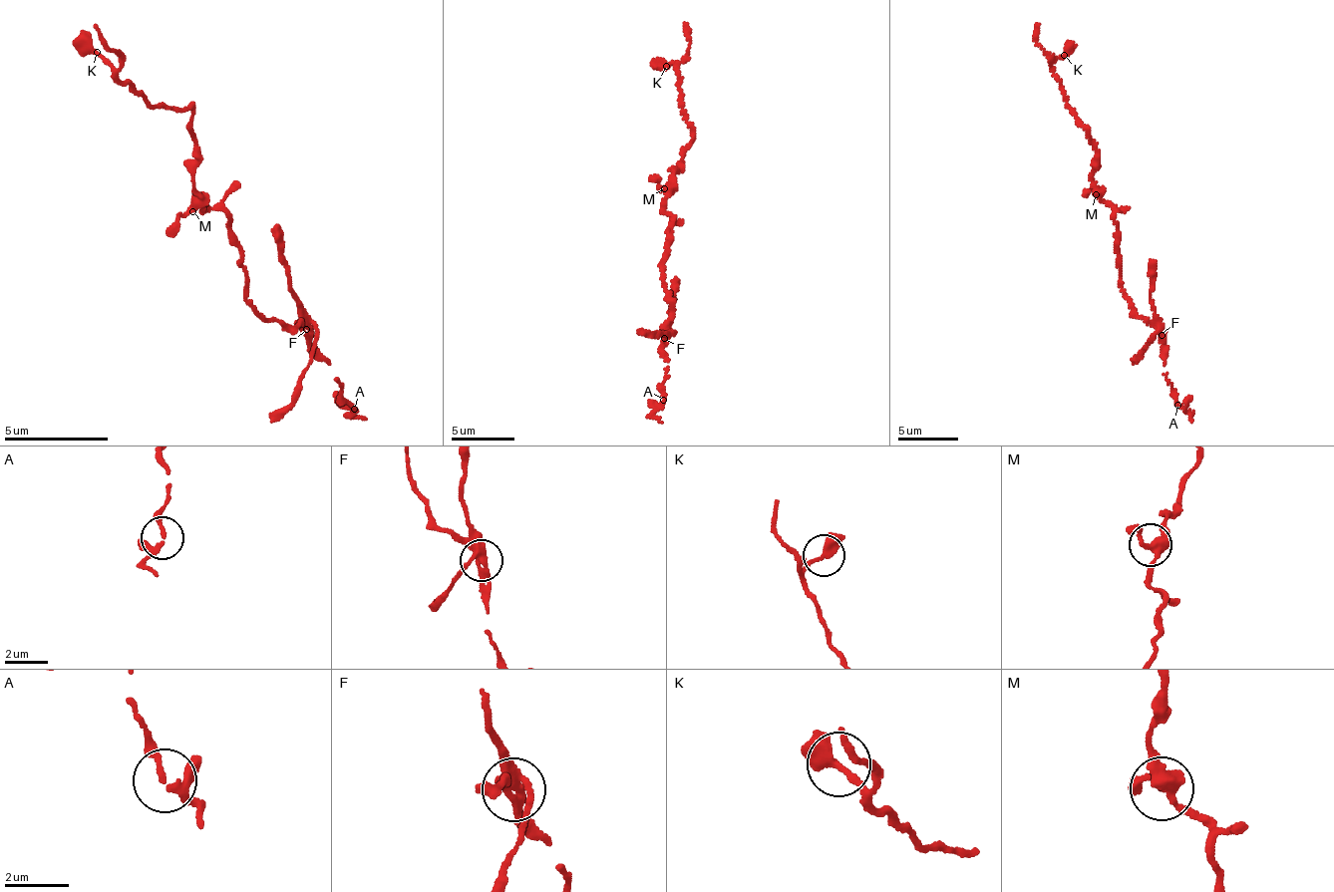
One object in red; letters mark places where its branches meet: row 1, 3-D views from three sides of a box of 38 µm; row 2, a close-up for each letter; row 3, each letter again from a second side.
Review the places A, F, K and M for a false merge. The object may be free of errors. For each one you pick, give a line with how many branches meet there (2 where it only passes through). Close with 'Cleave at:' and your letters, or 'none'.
F: 3 branches meet
Cleave at: F

